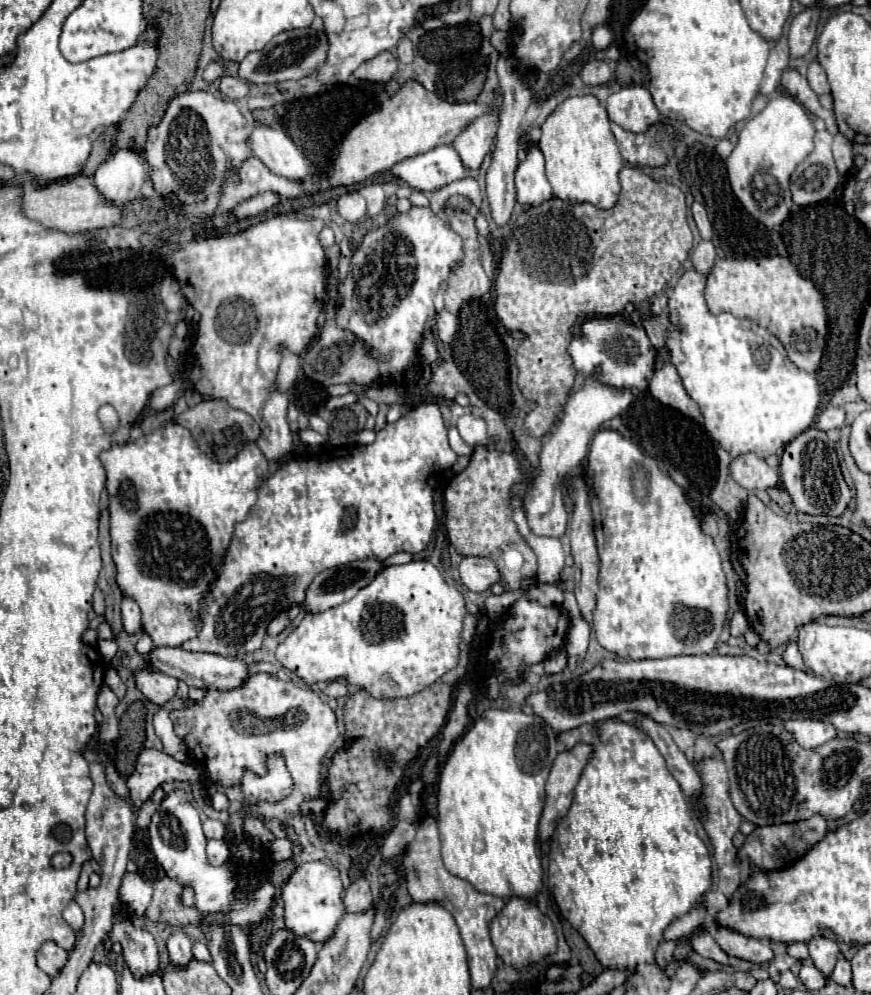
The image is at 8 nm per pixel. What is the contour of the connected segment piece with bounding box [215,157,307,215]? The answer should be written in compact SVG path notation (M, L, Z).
M251 157L243 161L239 169L227 173L227 181L223 183L215 215L225 215L235 207L239 207L241 203L259 197L263 193L277 193L287 199L297 199L305 195L305 191L307 191L305 181L287 181L287 177L271 173L263 165L263 161Z

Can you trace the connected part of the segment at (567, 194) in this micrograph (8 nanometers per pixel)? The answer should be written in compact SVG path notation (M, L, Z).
M591 93L567 97L563 103L557 105L557 109L547 117L547 121L541 125L541 139L539 149L545 155L545 171L547 179L553 187L553 195L563 201L575 201L575 203L591 203L599 209L609 209L615 205L619 195L619 171L623 169L623 159L617 149L617 141L609 129L609 117L605 107L599 103L599 99Z

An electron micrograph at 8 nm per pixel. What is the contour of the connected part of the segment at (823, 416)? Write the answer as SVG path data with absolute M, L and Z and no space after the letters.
M825 407L815 421L815 427L821 431L841 429L843 425L845 425L845 409L841 407Z

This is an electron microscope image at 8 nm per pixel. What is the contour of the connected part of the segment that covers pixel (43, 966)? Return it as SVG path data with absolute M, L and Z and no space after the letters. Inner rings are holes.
M47 941L41 945L39 953L37 953L37 965L43 973L47 973L49 977L55 977L63 965L67 963L67 951L63 947L59 947L57 943L53 941Z

